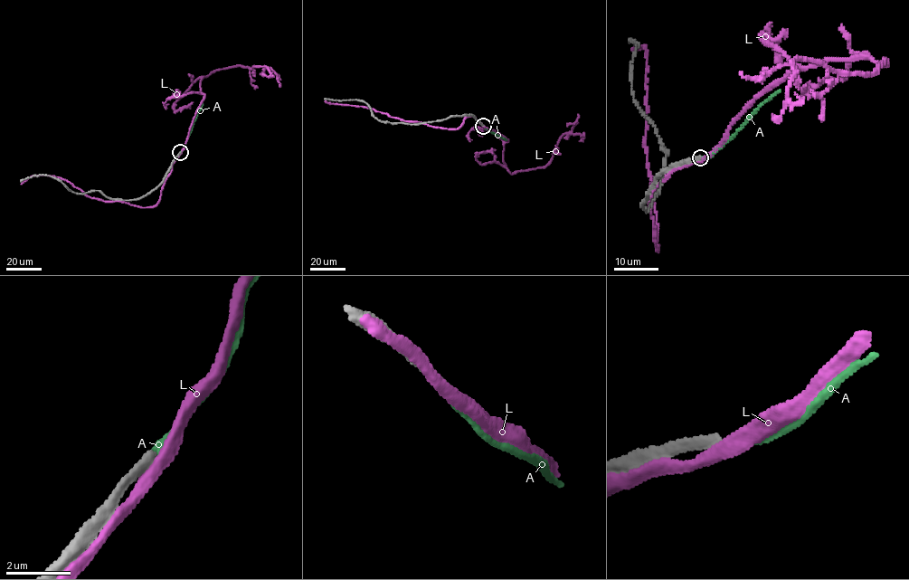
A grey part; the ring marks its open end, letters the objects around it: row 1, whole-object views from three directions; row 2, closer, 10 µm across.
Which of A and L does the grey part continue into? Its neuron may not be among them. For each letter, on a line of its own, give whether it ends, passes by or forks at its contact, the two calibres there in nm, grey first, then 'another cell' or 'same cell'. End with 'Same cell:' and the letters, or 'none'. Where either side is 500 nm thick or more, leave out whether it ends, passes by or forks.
A: it ends; calibres 320 and 200 nm; another cell
L: it passes by; calibres 340 and 400 nm; another cell
Same cell: none

